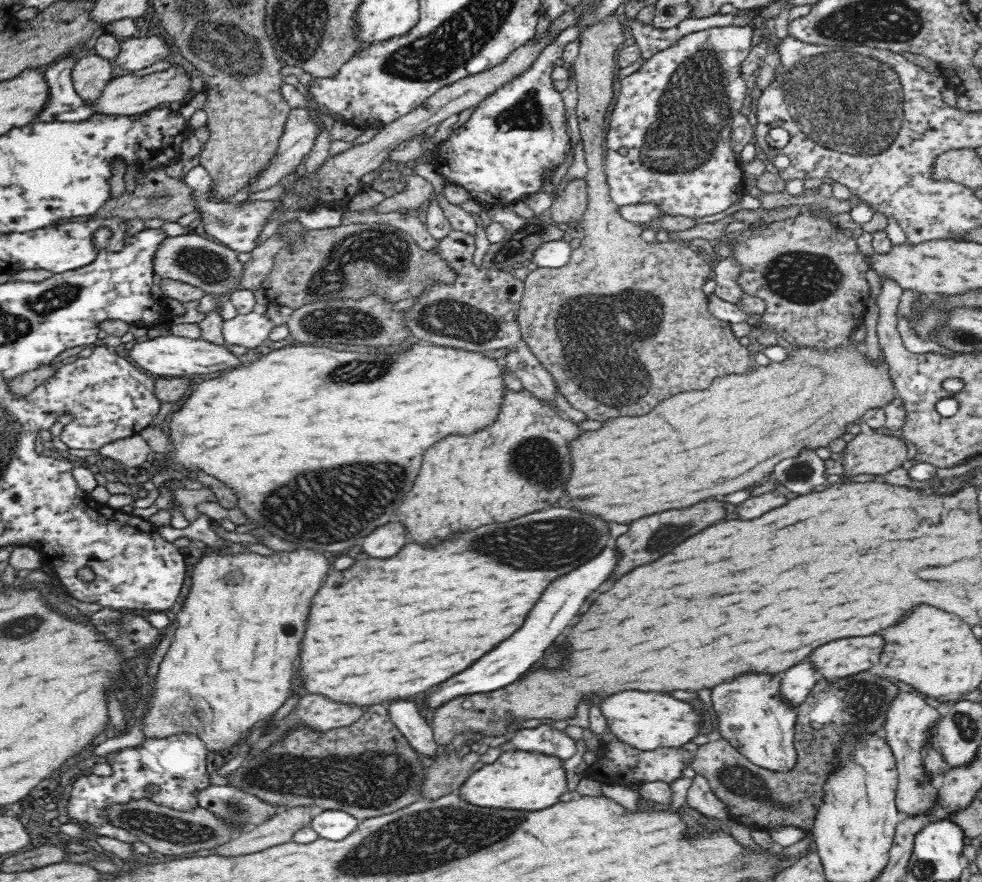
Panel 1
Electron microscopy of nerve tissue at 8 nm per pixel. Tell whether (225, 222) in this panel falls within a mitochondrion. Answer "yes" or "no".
yes

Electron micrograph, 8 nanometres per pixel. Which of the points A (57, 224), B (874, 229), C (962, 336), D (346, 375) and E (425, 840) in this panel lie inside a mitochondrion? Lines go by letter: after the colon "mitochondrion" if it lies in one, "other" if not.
A: other
B: other
C: mitochondrion
D: mitochondrion
E: mitochondrion

